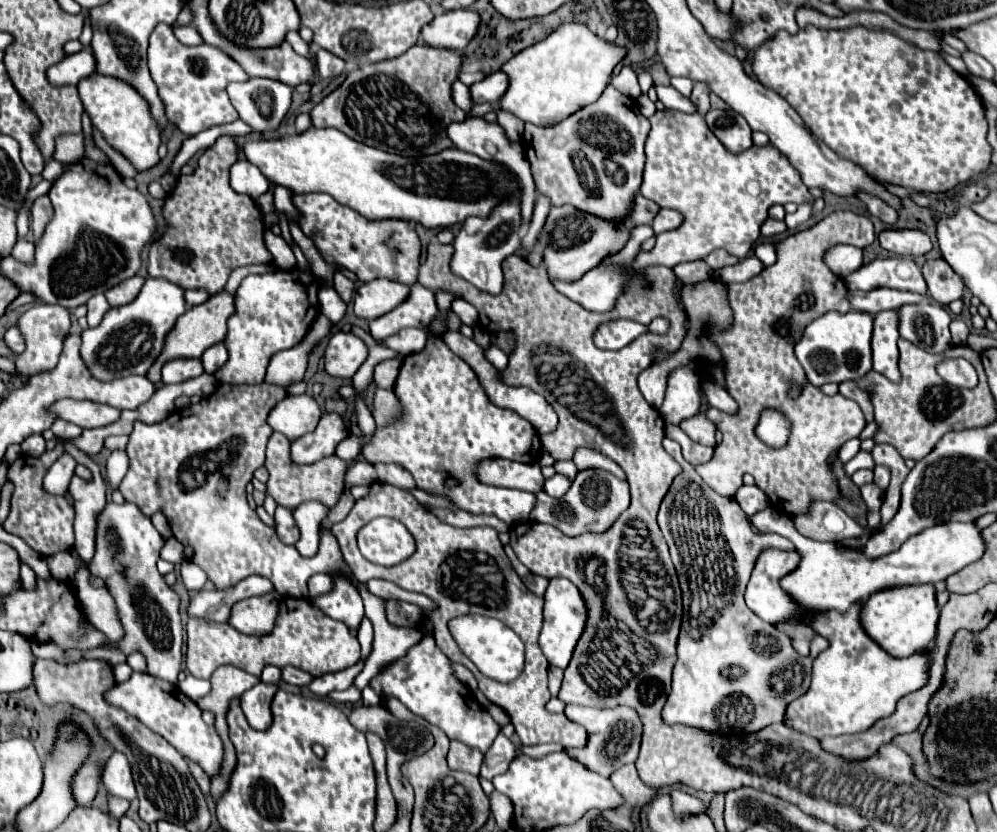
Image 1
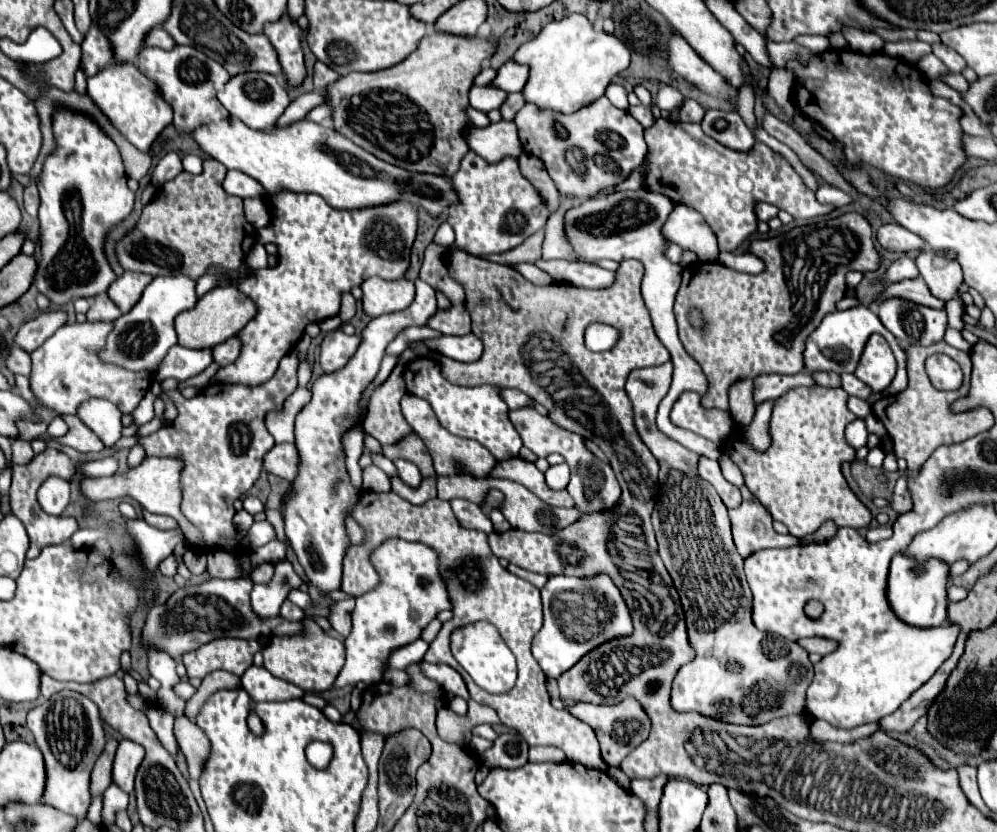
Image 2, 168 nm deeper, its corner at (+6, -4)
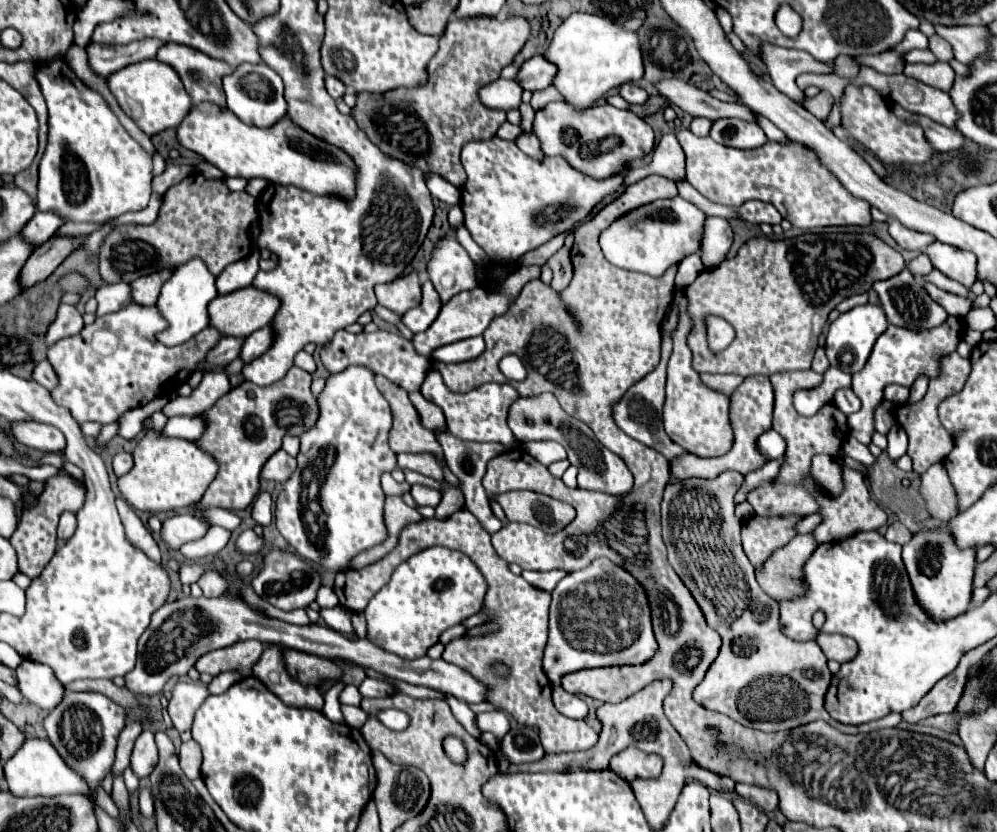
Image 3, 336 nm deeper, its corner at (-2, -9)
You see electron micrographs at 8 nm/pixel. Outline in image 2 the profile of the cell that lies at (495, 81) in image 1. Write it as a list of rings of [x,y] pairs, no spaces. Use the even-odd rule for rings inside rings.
[[[508,61],[508,63],[504,63],[504,67],[498,69],[498,75],[490,83],[490,87],[498,87],[506,93],[518,93],[524,89],[526,79],[528,79],[528,67]]]

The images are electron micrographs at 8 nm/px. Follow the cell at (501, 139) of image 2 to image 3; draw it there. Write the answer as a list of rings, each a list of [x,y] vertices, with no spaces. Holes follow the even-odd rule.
[[[520,104],[520,112],[522,112],[522,132],[530,132],[532,130],[532,120],[534,120],[534,108],[530,104]]]

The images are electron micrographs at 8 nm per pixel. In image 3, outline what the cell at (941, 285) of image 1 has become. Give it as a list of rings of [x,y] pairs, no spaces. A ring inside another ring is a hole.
[[[932,242],[926,248],[926,254],[930,256],[934,268],[944,272],[948,278],[958,280],[966,288],[970,288],[978,278],[976,278],[976,256],[972,252],[954,248],[944,242]]]

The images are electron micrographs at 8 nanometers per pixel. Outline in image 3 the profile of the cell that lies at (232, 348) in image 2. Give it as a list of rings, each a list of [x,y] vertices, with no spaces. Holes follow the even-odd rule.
[[[268,324],[266,328],[256,330],[254,334],[250,334],[250,336],[244,340],[240,358],[244,360],[244,364],[248,364],[250,360],[262,356],[262,354],[272,346],[272,342],[274,342],[274,328]]]

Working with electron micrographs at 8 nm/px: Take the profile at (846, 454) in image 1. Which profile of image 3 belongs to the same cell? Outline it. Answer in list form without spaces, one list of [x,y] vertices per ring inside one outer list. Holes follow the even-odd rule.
[[[948,316],[948,320],[942,326],[932,328],[928,332],[914,332],[914,330],[908,330],[908,328],[904,330],[904,328],[888,326],[886,332],[882,332],[880,338],[876,340],[874,350],[872,350],[866,366],[862,368],[862,372],[856,372],[852,376],[852,390],[862,400],[862,410],[848,416],[850,434],[856,436],[856,440],[860,440],[860,444],[868,446],[870,440],[872,440],[872,432],[874,432],[872,412],[880,404],[880,400],[884,398],[882,396],[884,386],[900,384],[900,386],[910,388],[914,384],[914,380],[920,378],[920,376],[926,376],[928,380],[938,378],[942,358],[956,352],[964,332],[966,332],[964,318],[952,318],[952,316]]]

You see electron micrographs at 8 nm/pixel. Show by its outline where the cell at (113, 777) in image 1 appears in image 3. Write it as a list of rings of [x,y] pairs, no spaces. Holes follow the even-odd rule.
[[[144,730],[136,740],[130,766],[138,778],[148,778],[156,764],[158,764],[158,748],[154,742],[154,732]]]

